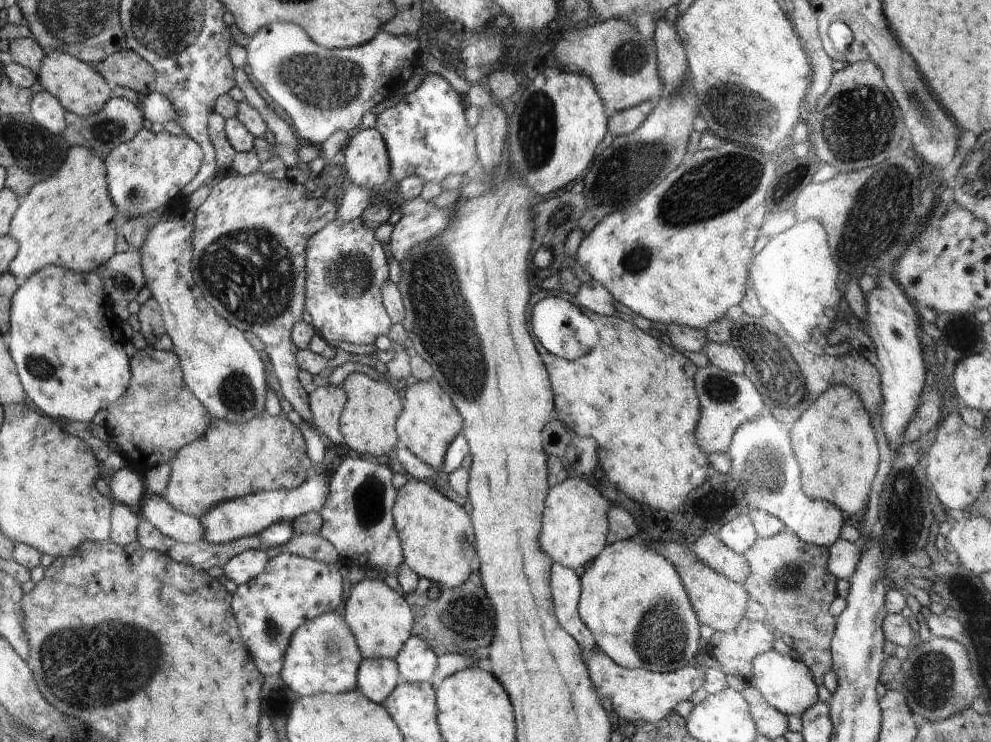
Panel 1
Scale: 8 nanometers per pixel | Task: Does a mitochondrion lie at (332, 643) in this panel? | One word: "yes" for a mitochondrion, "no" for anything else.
yes

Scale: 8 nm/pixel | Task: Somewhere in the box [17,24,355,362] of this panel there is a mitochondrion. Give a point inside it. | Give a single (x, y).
(268, 263)

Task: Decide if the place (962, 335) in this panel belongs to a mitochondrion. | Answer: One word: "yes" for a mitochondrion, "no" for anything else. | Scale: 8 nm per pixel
yes

